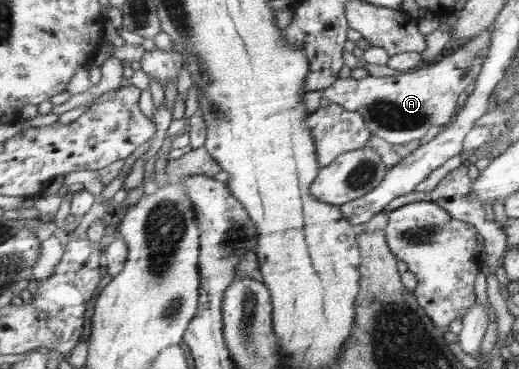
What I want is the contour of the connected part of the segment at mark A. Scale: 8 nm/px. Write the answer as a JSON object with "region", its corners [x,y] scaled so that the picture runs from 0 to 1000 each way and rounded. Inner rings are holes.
{"region":[[[946,73],[900,111],[877,119],[854,141],[825,184],[809,184],[769,206],[696,214],[671,206],[651,211],[644,230],[620,244],[620,266],[651,279],[671,301],[696,306],[705,333],[728,371],[759,393],[778,393],[813,377],[832,344],[867,333],[882,304],[886,257],[906,225],[917,225],[931,190],[938,144],[946,136]]]}

